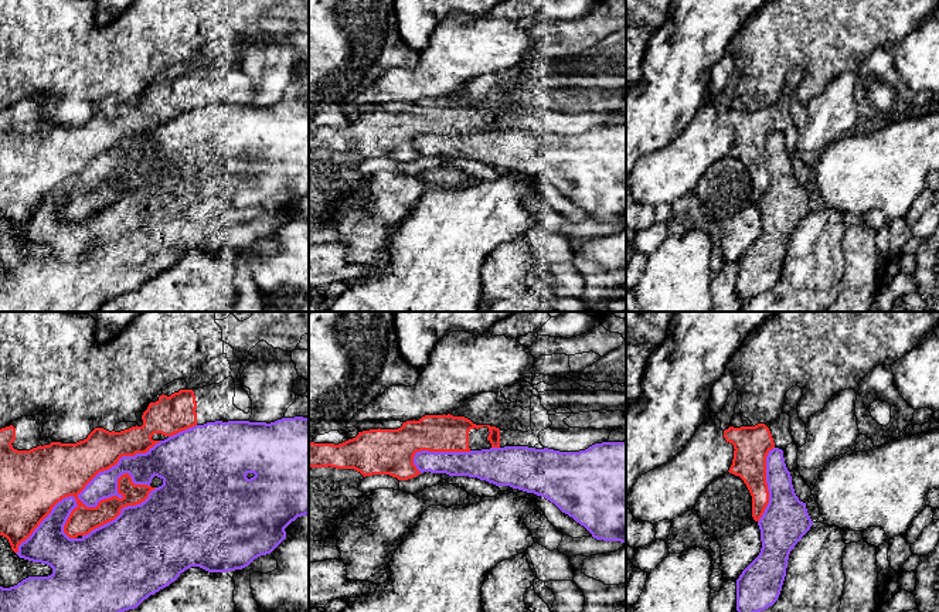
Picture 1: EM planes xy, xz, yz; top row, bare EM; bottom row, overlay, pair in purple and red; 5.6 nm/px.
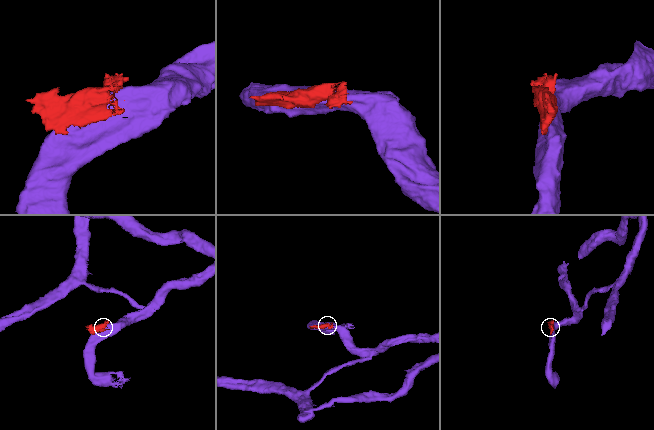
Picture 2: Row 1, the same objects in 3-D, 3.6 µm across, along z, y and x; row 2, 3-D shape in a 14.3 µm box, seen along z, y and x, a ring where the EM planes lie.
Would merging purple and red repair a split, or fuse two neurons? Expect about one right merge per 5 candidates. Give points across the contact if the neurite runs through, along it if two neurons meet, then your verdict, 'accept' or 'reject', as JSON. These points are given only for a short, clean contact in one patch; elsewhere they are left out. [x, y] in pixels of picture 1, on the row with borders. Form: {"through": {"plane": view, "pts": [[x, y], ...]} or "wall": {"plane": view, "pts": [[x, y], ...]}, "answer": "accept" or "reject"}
{"answer": "reject"}

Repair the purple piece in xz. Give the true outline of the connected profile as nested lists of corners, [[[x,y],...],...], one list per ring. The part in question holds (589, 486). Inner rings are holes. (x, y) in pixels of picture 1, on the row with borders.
[[[602,442],[579,452],[559,452],[528,446],[504,446],[470,452],[429,452],[421,450],[414,456],[416,469],[449,476],[469,476],[486,480],[496,486],[510,486],[527,493],[545,497],[562,513],[584,526],[593,538],[620,541],[626,544],[626,442]]]

